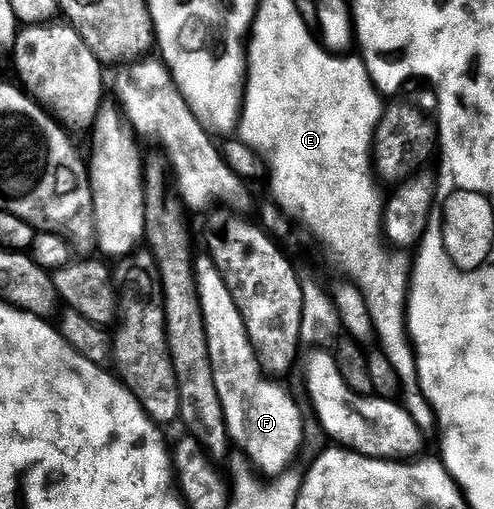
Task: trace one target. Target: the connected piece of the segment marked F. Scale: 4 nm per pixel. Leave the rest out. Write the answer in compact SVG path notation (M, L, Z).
M196 256L193 261L195 283L199 288L199 302L209 339L213 379L217 379L217 395L221 395L227 429L231 432L232 442L243 448L244 455L265 476L271 477L267 479L282 478L303 449L303 413L291 398L290 391L265 372L225 279L219 274L212 257L202 256Z

